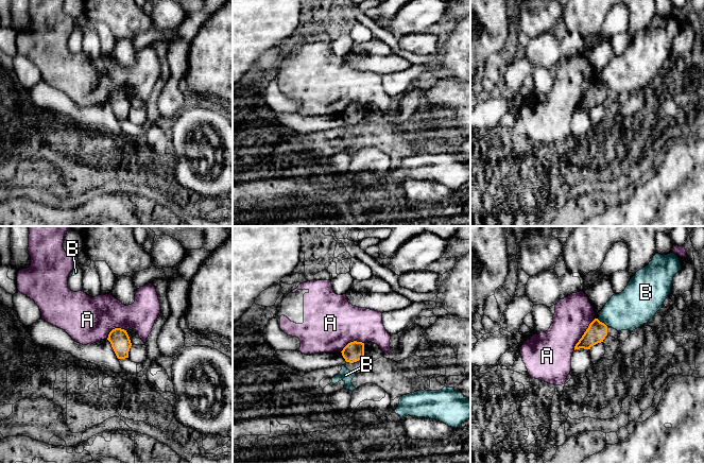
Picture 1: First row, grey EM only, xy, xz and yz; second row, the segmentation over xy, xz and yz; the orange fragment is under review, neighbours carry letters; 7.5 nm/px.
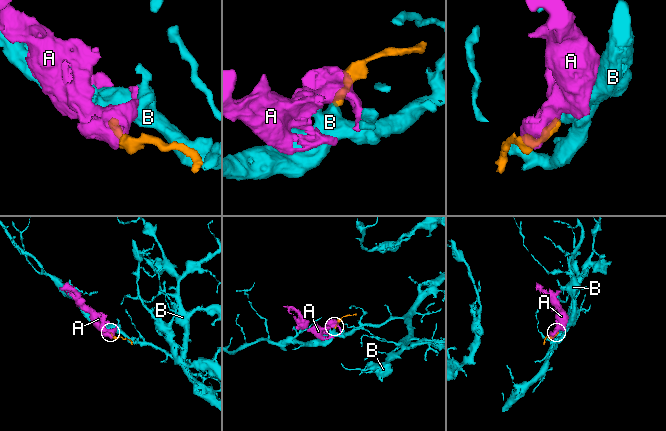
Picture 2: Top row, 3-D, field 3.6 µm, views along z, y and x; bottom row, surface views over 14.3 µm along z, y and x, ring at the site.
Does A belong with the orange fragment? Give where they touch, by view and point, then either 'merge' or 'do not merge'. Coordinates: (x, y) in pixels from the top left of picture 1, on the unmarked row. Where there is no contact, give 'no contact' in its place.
yz (583, 97) | do not merge

